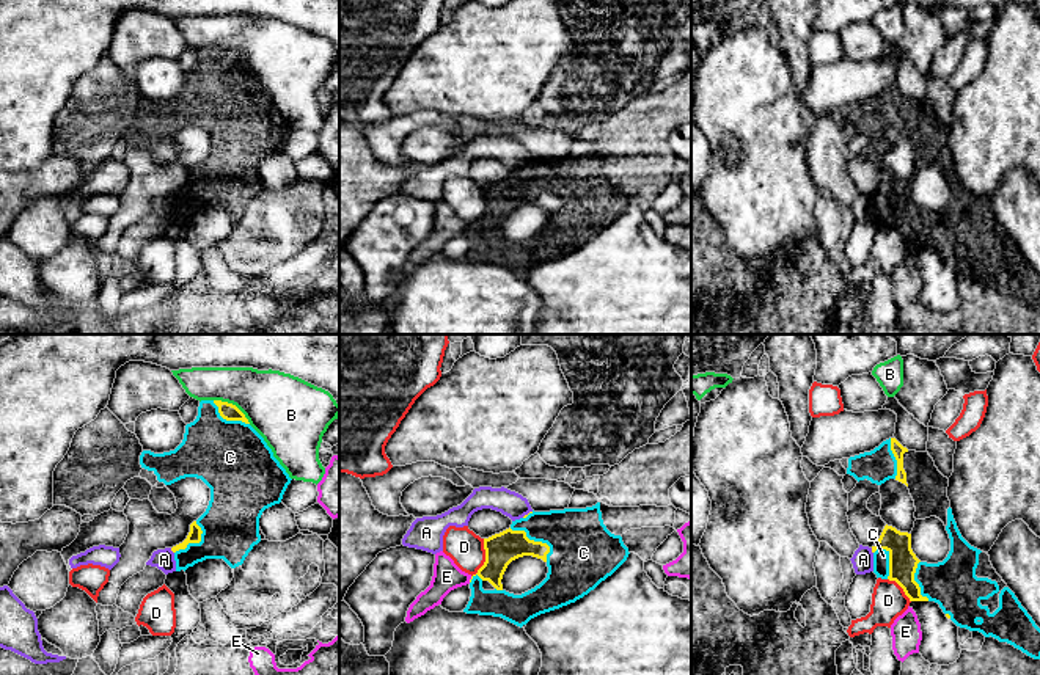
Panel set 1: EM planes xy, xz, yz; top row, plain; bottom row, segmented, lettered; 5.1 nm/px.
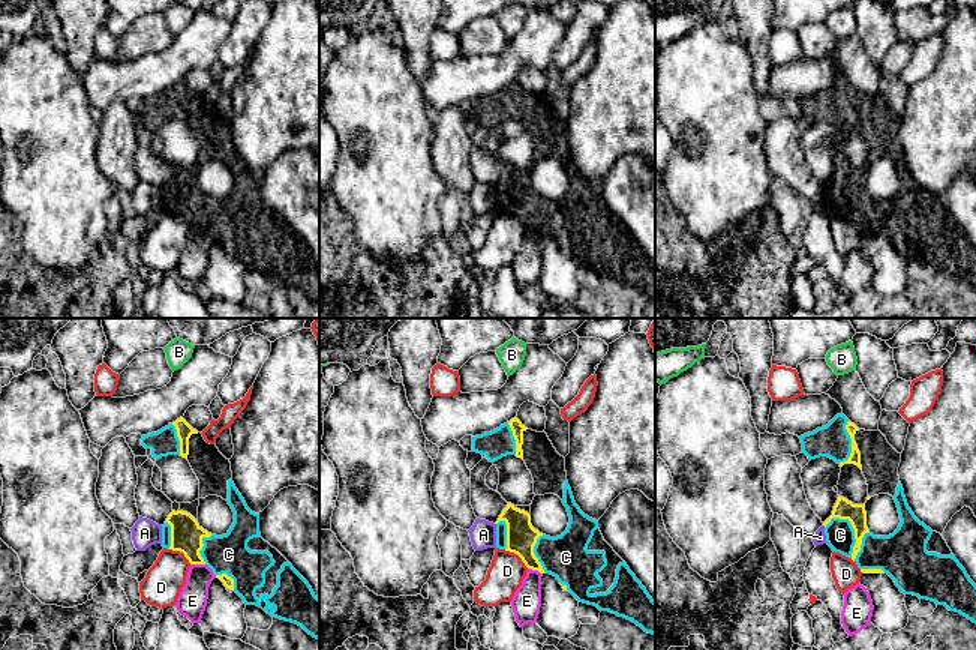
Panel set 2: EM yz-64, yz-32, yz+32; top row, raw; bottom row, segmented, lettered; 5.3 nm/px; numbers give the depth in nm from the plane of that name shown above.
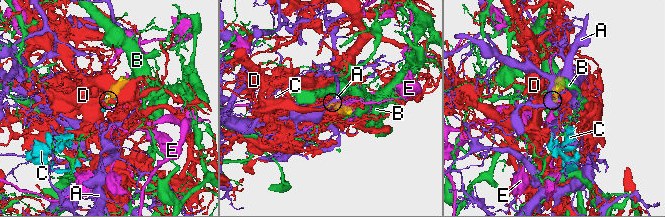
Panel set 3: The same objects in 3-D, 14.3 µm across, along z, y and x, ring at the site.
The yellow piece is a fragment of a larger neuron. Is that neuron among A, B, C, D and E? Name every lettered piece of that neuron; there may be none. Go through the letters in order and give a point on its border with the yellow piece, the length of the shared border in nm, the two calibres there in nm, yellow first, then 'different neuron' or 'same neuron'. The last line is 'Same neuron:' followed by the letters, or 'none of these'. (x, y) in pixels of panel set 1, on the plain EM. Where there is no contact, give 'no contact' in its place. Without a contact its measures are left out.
A: contact xy (172, 198); length 40 nm; calibres 70 and 110 nm; different neuron
B: contact xy (231, 52); length 220 nm; calibres 90 and 360 nm; different neuron
C: contact xz (536, 190); length 260 nm; calibres 160 and 340 nm; same neuron
D: contact xz (486, 206); length 220 nm; calibres 160 and 180 nm; different neuron
E: contact xz (470, 228); length 40 nm; calibres 160 and 140 nm; different neuron
Same neuron: C

